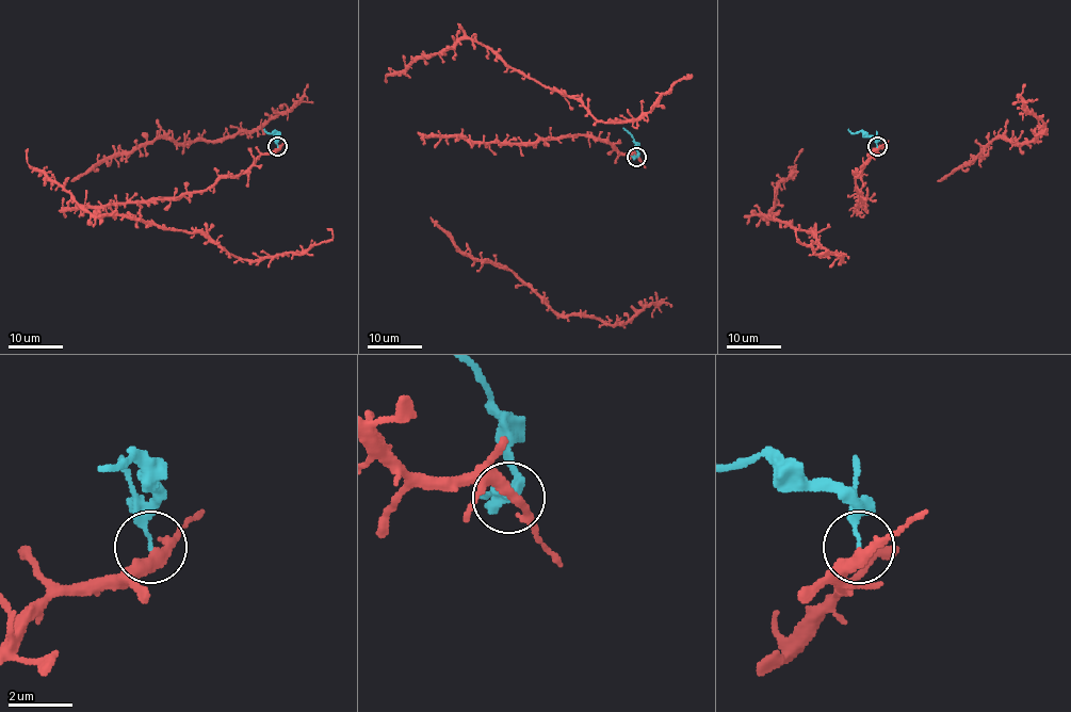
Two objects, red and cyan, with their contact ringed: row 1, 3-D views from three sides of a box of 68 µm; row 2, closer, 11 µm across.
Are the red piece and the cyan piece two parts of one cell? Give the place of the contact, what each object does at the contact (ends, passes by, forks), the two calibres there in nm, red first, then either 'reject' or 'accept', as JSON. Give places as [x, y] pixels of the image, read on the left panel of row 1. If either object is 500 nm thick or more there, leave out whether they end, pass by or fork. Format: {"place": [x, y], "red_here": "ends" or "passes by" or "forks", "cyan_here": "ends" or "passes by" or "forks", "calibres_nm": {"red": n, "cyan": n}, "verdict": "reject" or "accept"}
{"place": [277, 146], "red_here": "passes by", "cyan_here": "ends", "calibres_nm": {"red": 340, "cyan": 130}, "verdict": "reject"}

